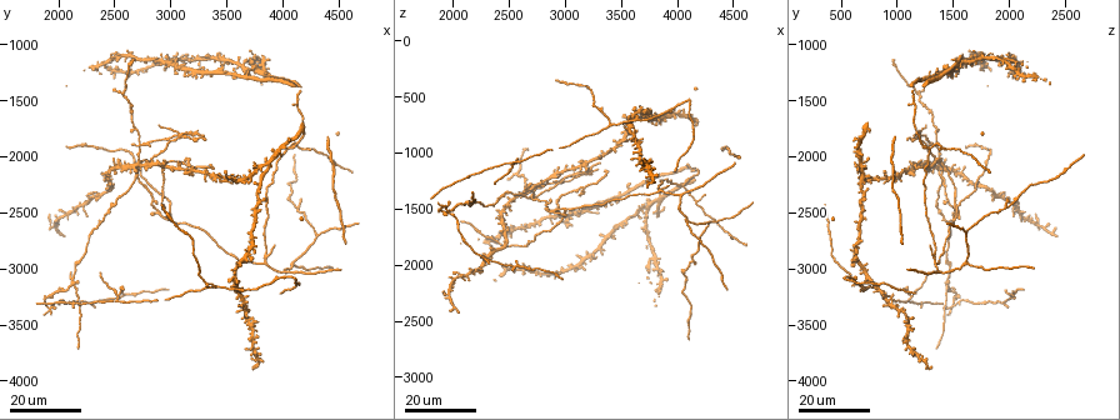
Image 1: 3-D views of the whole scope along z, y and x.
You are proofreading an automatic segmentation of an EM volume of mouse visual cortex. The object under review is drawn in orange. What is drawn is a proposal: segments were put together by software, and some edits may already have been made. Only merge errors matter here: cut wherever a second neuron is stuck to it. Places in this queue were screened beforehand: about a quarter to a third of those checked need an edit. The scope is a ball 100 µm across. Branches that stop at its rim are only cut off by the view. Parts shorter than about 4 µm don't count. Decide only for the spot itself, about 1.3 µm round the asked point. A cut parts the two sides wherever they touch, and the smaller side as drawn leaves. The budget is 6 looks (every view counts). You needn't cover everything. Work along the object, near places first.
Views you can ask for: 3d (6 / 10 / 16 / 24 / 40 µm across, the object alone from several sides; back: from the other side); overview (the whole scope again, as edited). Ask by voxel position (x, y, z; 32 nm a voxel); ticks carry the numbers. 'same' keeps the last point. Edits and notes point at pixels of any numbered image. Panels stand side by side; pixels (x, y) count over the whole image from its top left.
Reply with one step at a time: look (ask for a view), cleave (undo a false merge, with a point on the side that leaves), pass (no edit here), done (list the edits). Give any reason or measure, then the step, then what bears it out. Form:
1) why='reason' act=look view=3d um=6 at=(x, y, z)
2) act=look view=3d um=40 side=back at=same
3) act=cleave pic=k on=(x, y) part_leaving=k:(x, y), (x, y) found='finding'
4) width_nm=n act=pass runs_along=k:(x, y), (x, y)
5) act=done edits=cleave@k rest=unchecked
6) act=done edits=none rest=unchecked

why='branch point' act=look view=3d um=16 at=(3820, 2940, 1340)

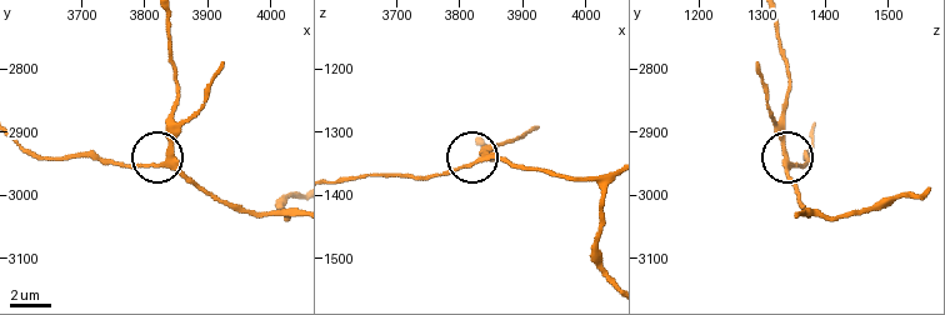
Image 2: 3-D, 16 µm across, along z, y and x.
act=look view=3d um=10 at=(3845, 2930, 1335)

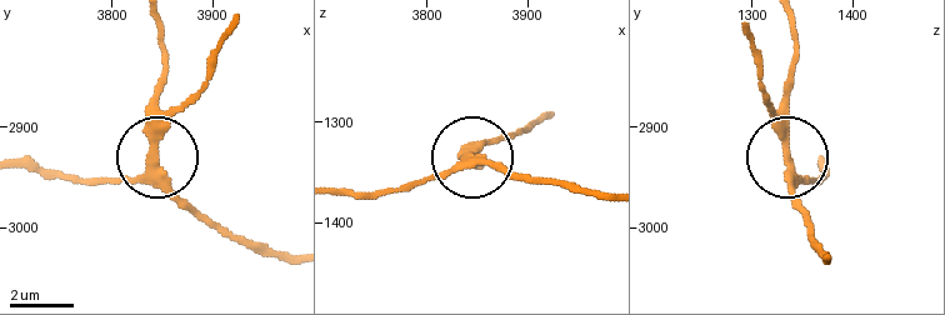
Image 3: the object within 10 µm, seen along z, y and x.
side_arm_um=75 arms=3 act=pass found='all the same neuron'

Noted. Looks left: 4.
why='two arms in line, one across' act=look view=3d um=16 at=(3560, 3180, 740)

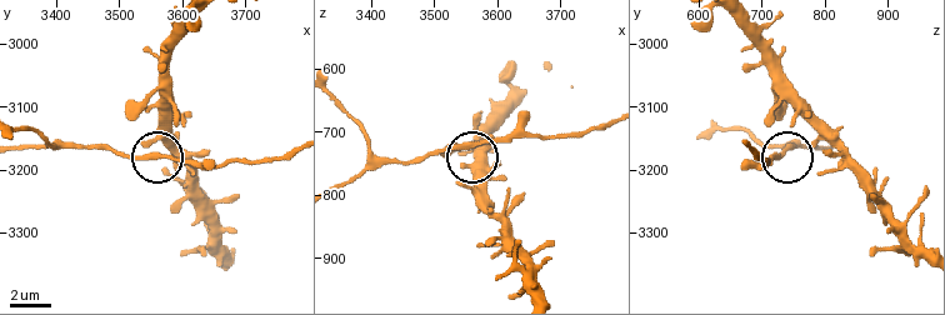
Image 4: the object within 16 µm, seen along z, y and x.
why='closer look' act=look view=3d um=10 at=(3560, 3175, 720)

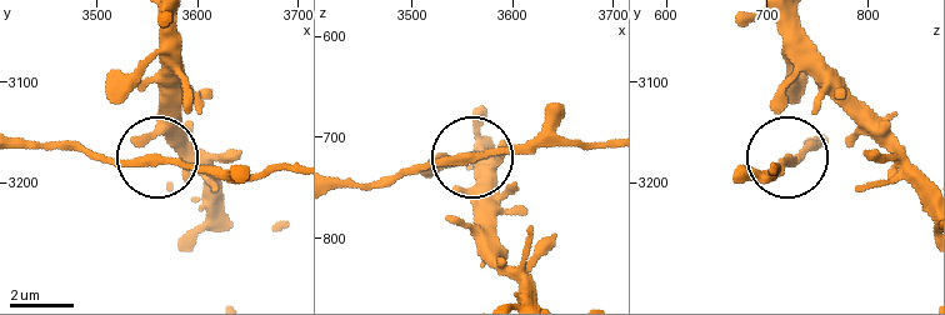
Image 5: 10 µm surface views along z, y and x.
act=look view=3d um=6 at=(3558, 3180, 720)

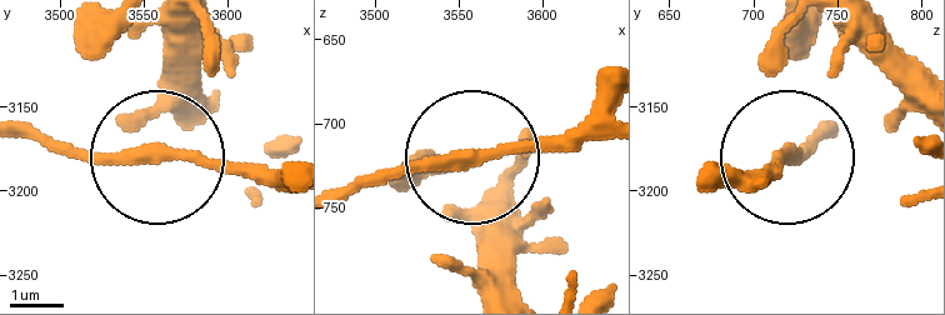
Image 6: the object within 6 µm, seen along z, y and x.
width_nm=200 act=pass runs_along=6:(788, 33), (784, 154), (770, 176) found='one neuron here'

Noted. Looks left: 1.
act=done edits=none rest=unchecked

